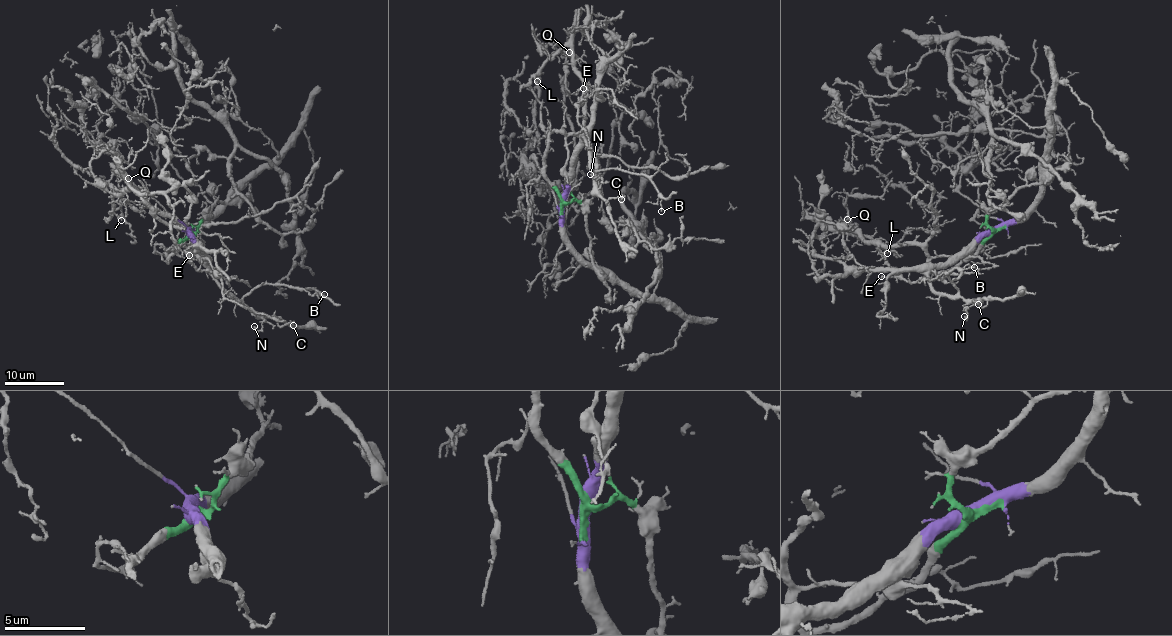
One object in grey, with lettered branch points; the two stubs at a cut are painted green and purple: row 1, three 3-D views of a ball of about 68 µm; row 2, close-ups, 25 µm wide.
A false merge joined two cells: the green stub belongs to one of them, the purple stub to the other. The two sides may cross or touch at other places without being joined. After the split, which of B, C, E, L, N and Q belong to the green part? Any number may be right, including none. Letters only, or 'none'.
E, L, Q

